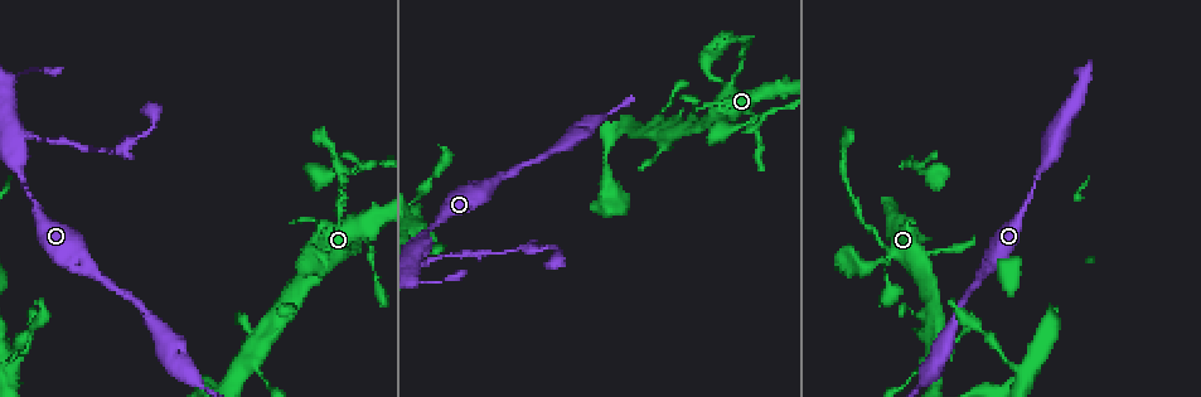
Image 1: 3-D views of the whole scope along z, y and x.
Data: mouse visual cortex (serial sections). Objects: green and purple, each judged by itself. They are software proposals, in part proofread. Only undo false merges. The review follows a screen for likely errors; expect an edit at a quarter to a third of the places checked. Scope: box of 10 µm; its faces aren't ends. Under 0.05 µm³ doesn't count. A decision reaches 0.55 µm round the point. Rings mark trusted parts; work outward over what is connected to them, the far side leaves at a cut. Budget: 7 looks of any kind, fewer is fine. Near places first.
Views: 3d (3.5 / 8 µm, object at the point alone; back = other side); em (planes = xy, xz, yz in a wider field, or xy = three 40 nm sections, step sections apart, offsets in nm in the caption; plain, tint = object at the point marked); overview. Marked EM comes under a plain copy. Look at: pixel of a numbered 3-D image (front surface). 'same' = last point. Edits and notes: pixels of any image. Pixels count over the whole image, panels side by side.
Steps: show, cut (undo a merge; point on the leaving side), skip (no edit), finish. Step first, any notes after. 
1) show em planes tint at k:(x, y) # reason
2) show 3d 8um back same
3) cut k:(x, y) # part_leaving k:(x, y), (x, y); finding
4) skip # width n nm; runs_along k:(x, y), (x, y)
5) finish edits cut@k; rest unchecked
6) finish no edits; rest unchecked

show 3d 8um at 1:(659, 134) # three arms meet

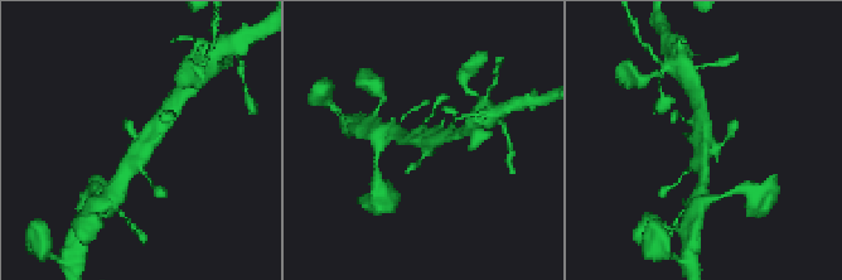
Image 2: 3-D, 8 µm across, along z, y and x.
show 3d 3.5um same # zoom in

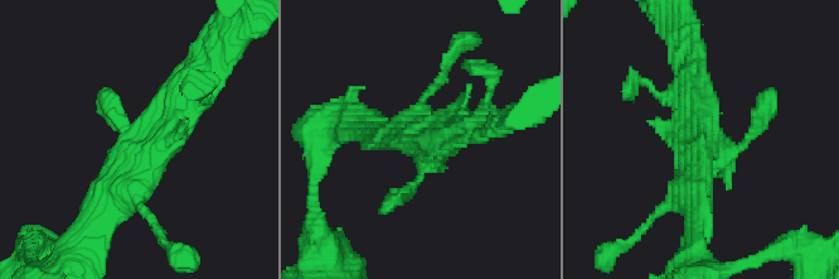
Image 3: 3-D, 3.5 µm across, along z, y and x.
skip # runs_along 3:(194, 85), (101, 225); all the same cell

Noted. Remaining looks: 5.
show 3d 3.5um at 1:(703, 69) # abrupt turn

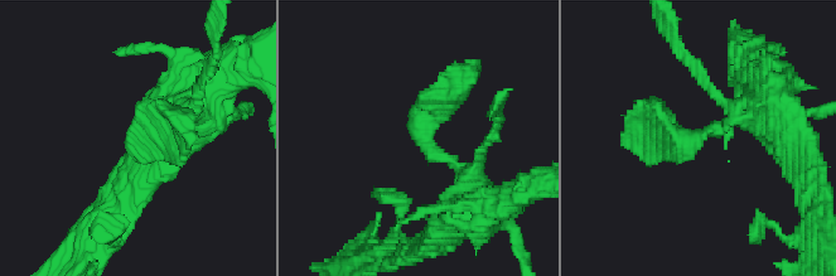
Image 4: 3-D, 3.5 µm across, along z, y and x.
show em xy step 3 tint at 4:(697, 137)

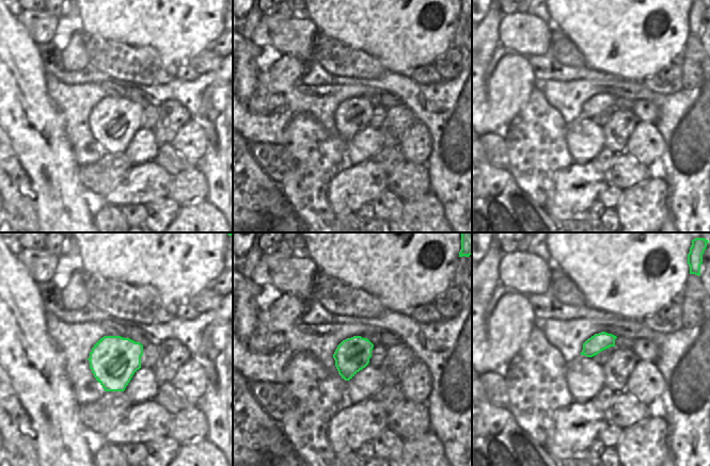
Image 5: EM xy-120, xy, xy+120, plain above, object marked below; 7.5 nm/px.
skip # runs_along 4:(478, 206), (474, 183), (420, 135), (470, 71); all the same cell

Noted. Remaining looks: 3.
show 3d 3.5um at 1:(47, 140) # a narrow waist

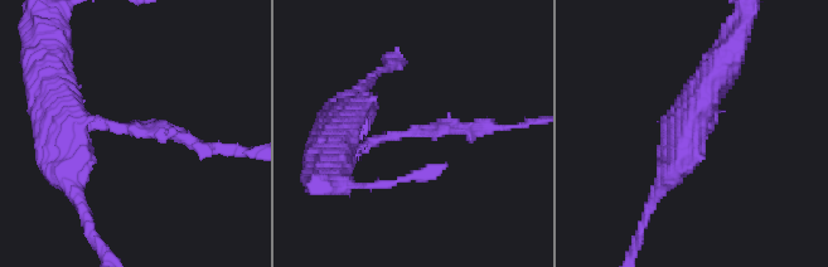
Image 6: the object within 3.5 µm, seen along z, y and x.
show em planes tint at 6:(130, 130) # arm_widths 150, 150 nm; now the EM

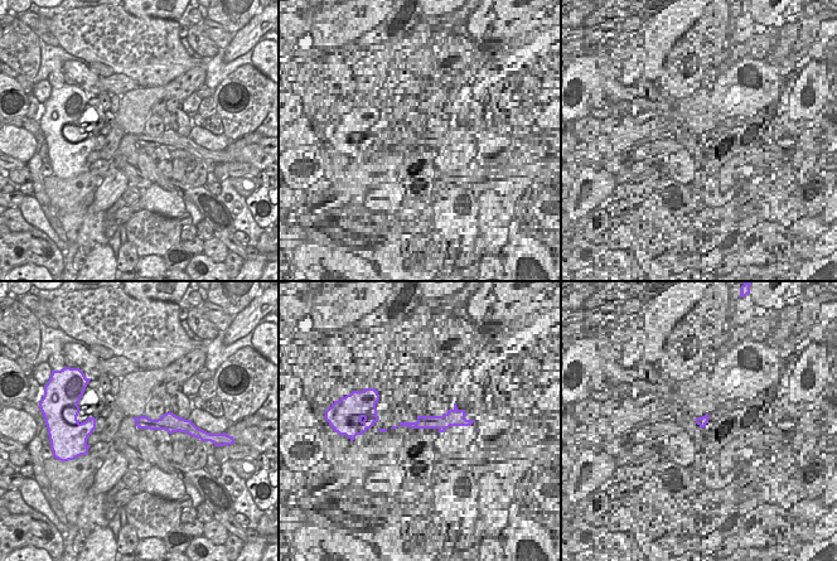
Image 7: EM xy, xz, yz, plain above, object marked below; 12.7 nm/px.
skip # runs_along 6:(56, 125), (82, 117), (209, 149); one cell here

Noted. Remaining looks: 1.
finish no edits; rest unchecked

